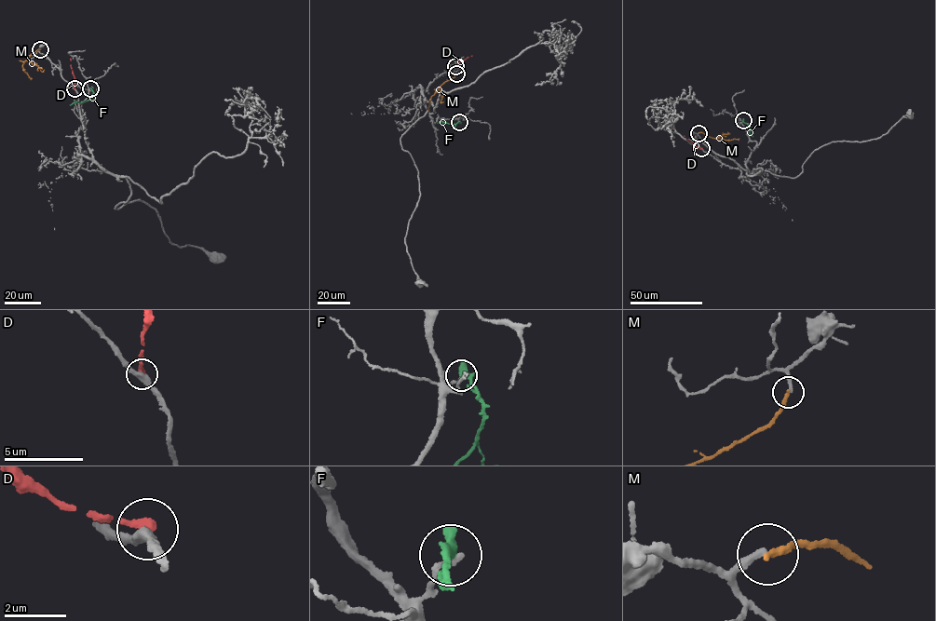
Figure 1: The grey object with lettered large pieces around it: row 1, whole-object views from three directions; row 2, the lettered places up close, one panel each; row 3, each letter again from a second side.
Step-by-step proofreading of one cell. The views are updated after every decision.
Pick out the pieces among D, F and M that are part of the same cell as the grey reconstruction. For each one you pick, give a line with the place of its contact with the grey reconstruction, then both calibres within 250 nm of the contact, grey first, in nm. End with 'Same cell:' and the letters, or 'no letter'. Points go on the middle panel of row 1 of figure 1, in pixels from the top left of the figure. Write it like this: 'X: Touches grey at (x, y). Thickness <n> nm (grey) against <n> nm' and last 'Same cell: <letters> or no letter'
Same cell: no letter

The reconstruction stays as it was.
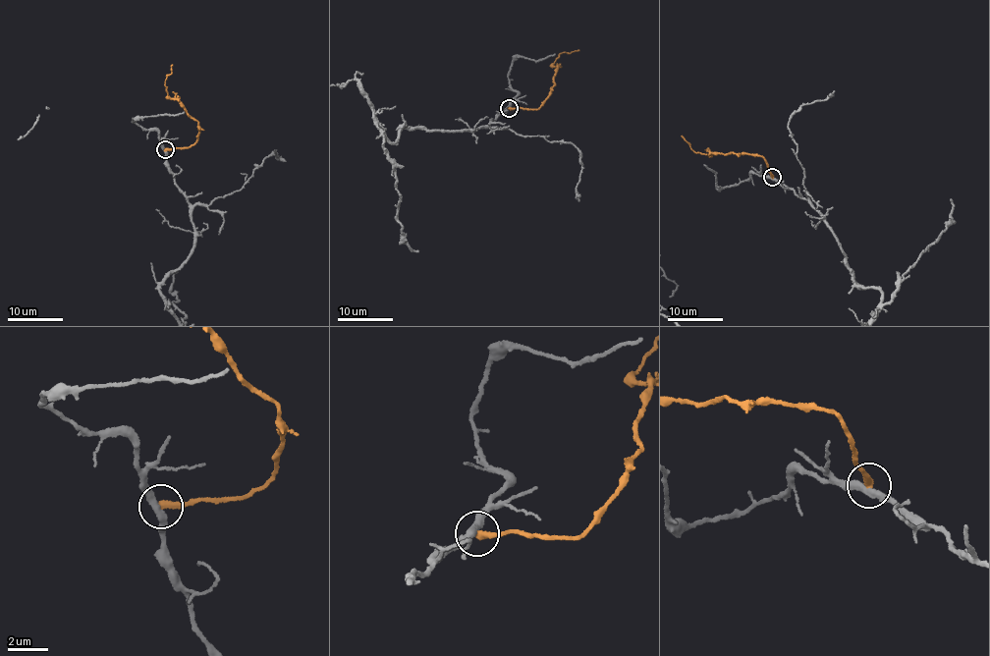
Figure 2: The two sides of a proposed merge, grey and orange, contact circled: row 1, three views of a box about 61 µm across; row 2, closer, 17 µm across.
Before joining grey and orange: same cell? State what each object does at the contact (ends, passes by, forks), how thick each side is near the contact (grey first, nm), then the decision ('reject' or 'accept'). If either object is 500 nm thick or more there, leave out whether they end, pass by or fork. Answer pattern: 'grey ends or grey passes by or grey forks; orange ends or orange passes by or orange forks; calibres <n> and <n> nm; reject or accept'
grey passes by; orange ends; calibres 360 and 360 nm; reject

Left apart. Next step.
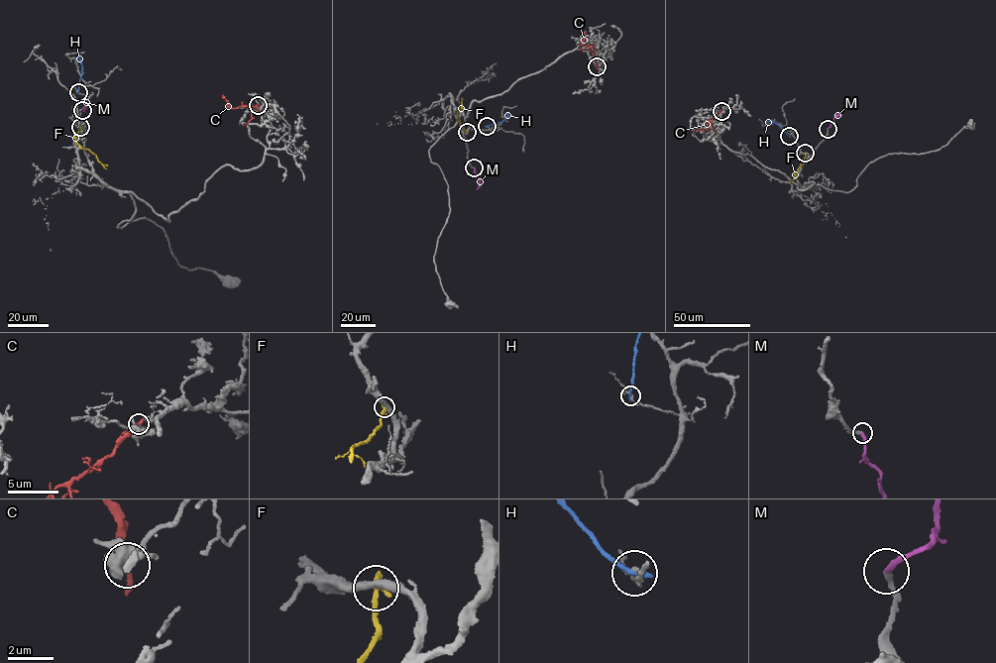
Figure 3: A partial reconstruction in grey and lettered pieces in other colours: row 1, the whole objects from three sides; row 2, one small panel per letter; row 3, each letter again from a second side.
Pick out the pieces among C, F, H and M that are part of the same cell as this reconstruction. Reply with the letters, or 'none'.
M

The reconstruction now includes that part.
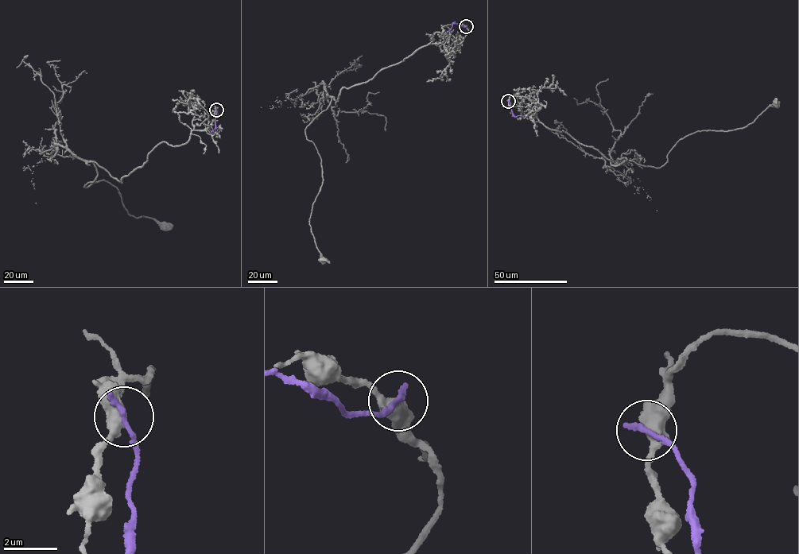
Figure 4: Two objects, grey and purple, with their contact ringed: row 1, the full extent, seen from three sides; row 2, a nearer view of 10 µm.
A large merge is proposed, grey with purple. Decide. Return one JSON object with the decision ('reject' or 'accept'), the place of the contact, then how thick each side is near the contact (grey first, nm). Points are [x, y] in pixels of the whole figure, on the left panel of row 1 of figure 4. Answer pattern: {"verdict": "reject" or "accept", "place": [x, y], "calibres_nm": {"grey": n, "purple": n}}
{"verdict": "reject", "place": [216, 110], "calibres_nm": {"grey": 480, "purple": 200}}

